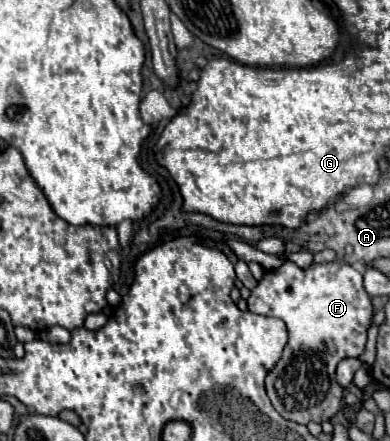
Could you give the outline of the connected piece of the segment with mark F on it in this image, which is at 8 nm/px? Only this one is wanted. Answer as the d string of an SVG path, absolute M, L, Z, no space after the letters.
M288 260L280 268L268 270L264 274L264 278L258 282L258 286L252 290L248 298L248 310L262 316L282 318L288 328L290 338L282 352L282 358L266 376L266 392L276 412L282 418L298 424L308 424L310 420L330 420L340 410L344 396L344 388L336 382L336 366L344 358L362 356L366 348L368 328L372 326L374 306L368 292L364 290L362 274L342 260L334 260L328 264L314 262L310 268L298 268L294 262Z

